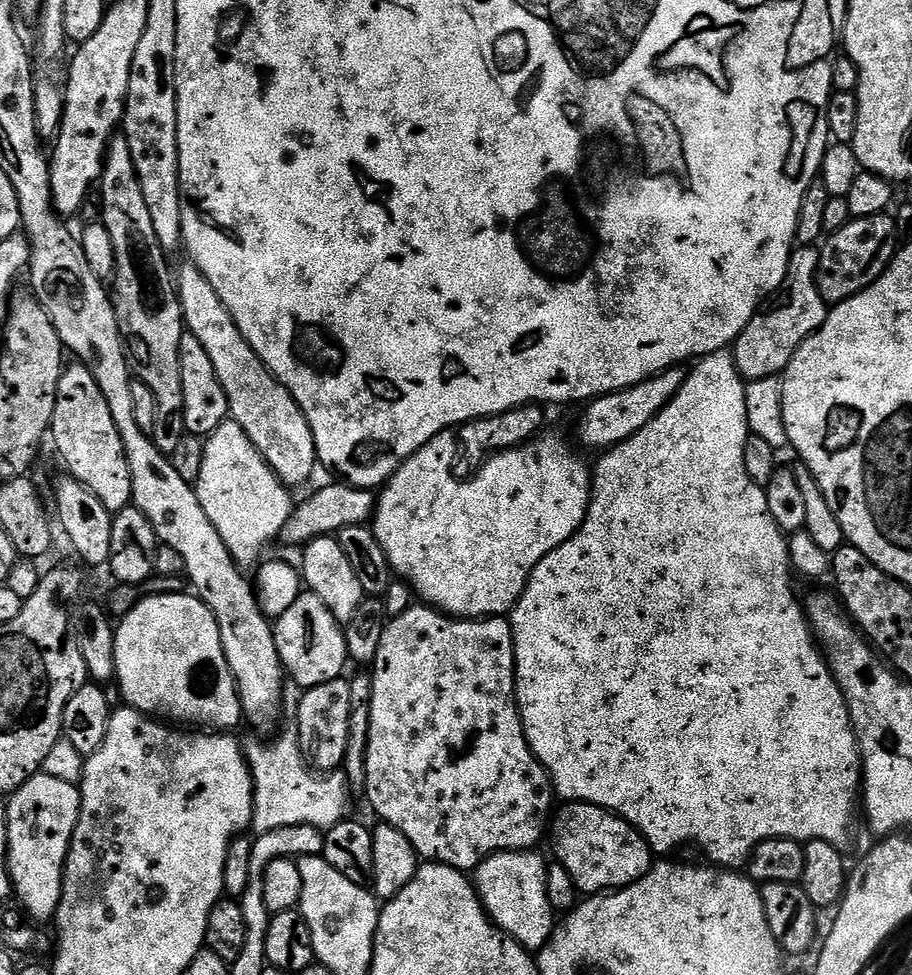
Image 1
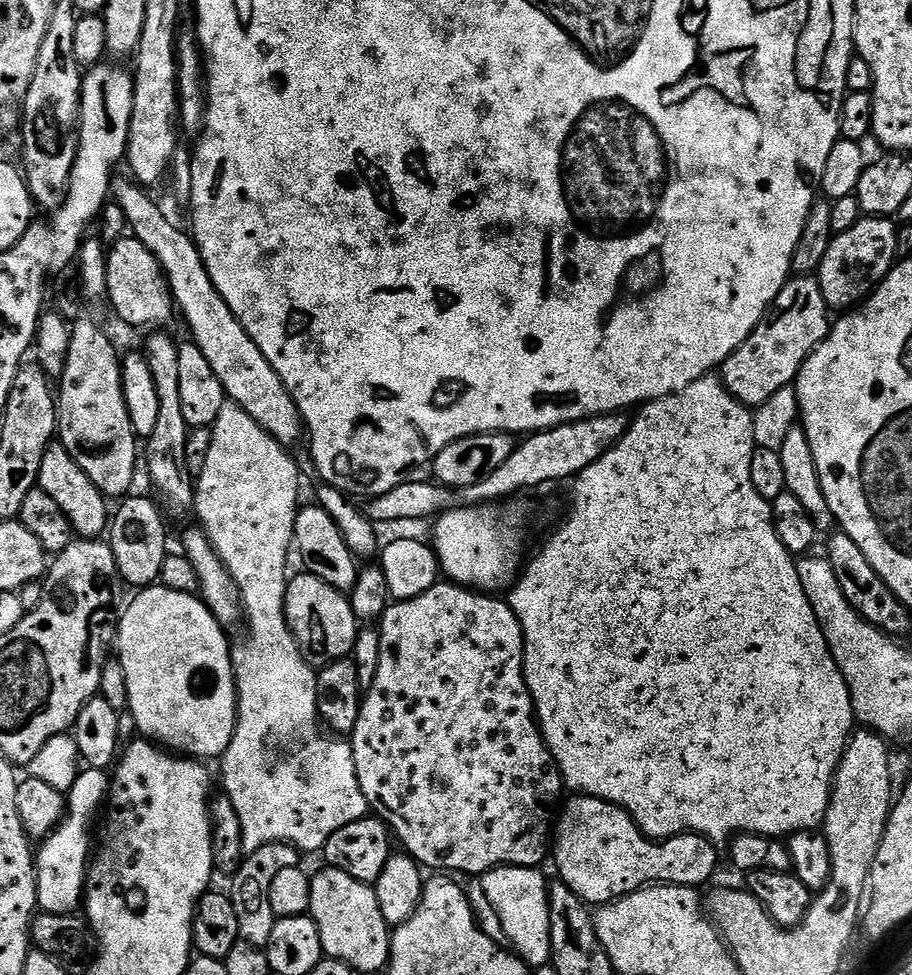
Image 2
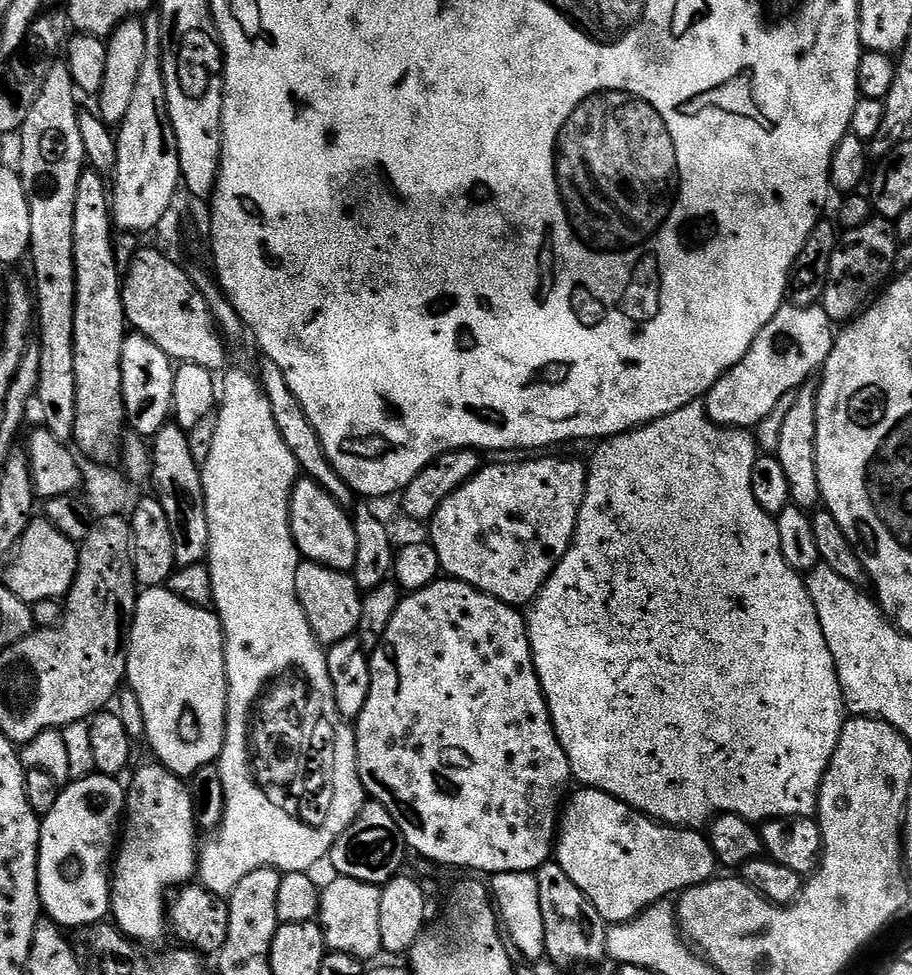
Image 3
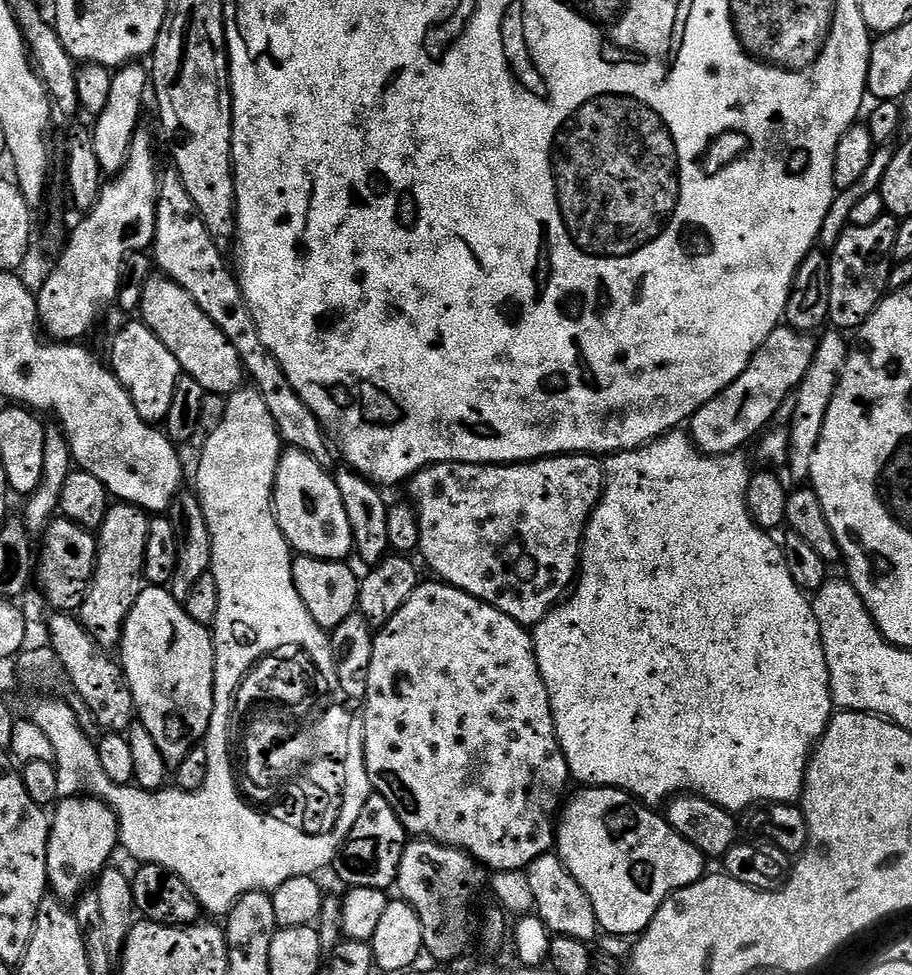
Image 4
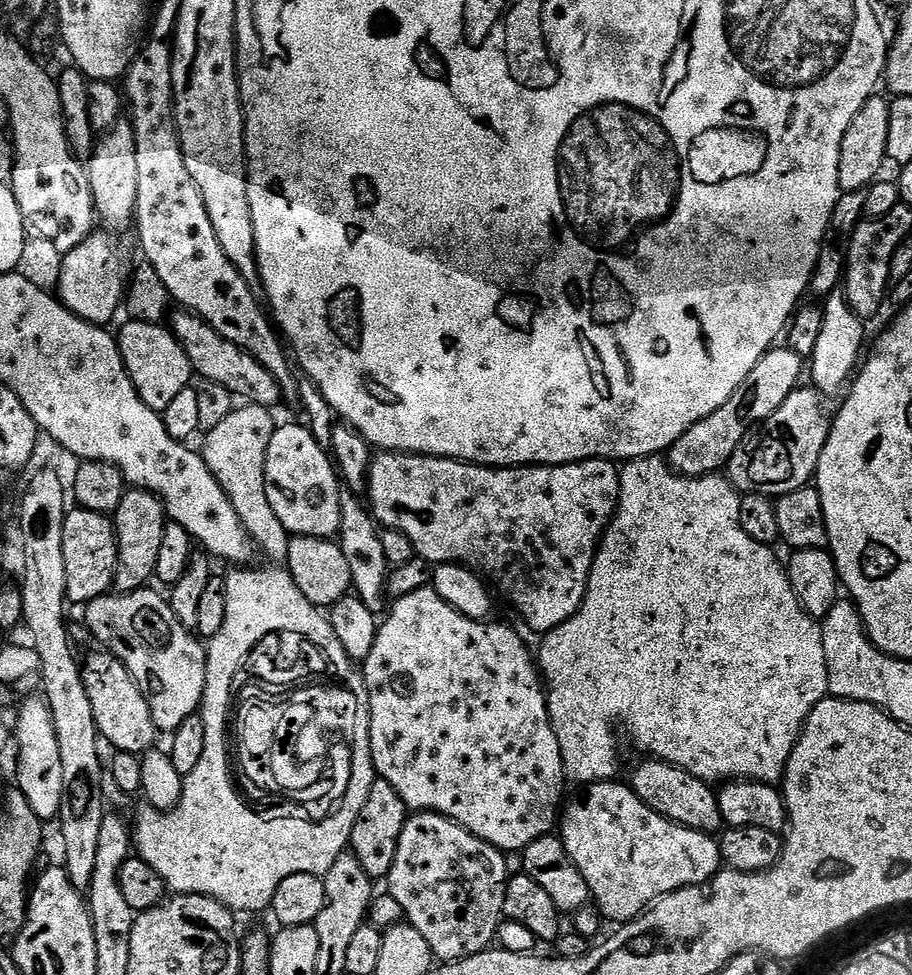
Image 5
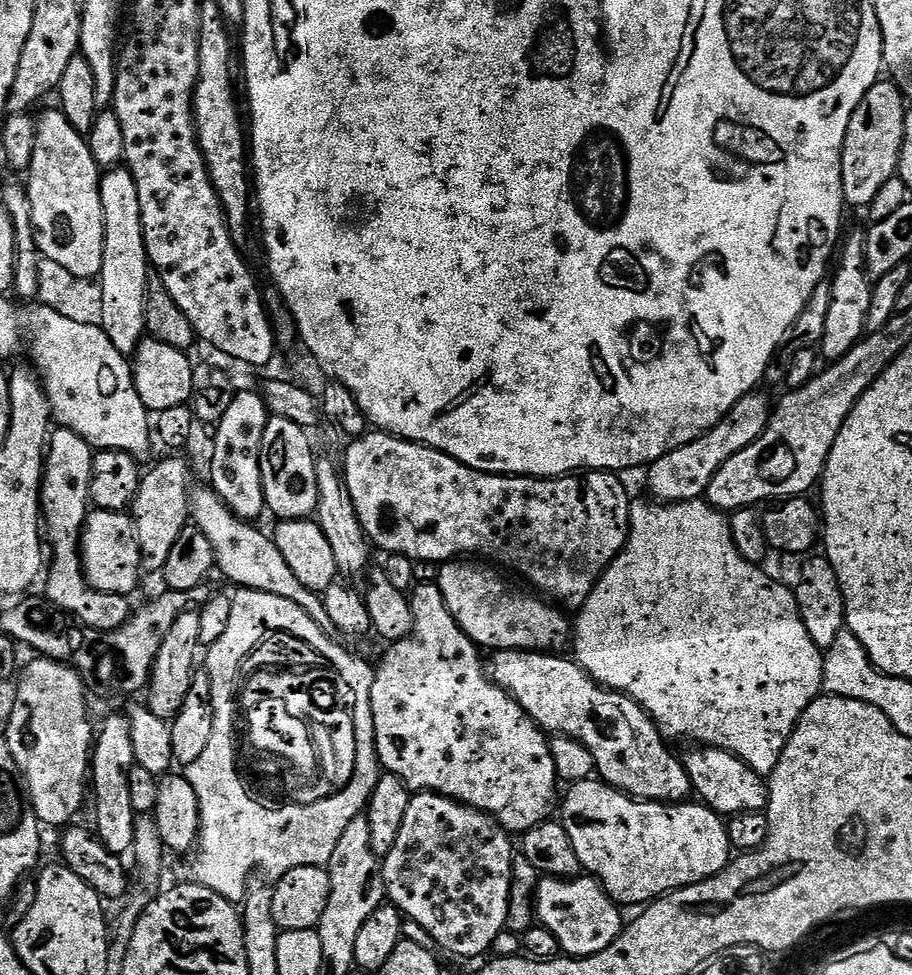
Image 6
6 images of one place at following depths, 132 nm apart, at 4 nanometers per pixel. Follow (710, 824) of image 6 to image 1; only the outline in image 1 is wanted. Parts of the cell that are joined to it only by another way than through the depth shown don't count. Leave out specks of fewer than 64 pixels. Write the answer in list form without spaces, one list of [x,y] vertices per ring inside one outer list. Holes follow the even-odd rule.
[[[568,802],[563,807],[551,821],[550,840],[552,836],[555,859],[576,879],[577,893],[608,894],[647,874],[654,863],[653,853],[643,836],[621,816],[593,804]]]

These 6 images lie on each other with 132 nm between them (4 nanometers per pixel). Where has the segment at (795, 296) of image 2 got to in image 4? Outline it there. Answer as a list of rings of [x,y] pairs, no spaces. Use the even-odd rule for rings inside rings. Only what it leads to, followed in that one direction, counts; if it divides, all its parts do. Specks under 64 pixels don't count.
[[[787,326],[775,328],[762,347],[752,355],[752,361],[746,366],[744,373],[729,388],[710,398],[706,406],[702,406],[692,415],[690,421],[692,443],[705,454],[732,454],[740,450],[747,440],[755,441],[773,423],[775,412],[782,405],[786,394],[796,390],[800,385],[806,370],[810,370],[810,362],[815,353],[816,340],[809,333],[797,332],[795,328]]]

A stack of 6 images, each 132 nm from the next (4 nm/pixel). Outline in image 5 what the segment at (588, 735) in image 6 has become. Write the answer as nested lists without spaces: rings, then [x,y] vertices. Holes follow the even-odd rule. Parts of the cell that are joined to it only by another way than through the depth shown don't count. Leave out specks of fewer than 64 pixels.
[[[641,760],[644,761],[632,772],[630,787],[646,807],[690,830],[716,834],[725,827],[717,789],[709,781],[700,780],[686,770],[667,764],[665,760]]]

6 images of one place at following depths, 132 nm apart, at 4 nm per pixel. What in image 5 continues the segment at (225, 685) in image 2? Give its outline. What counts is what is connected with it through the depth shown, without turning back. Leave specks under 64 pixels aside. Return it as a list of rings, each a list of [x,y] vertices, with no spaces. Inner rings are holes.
[[[148,591],[99,596],[83,609],[82,620],[91,638],[101,644],[99,647],[119,657],[133,676],[149,703],[157,729],[171,734],[186,718],[199,713],[206,686],[208,653],[205,645],[178,622],[171,603]]]

